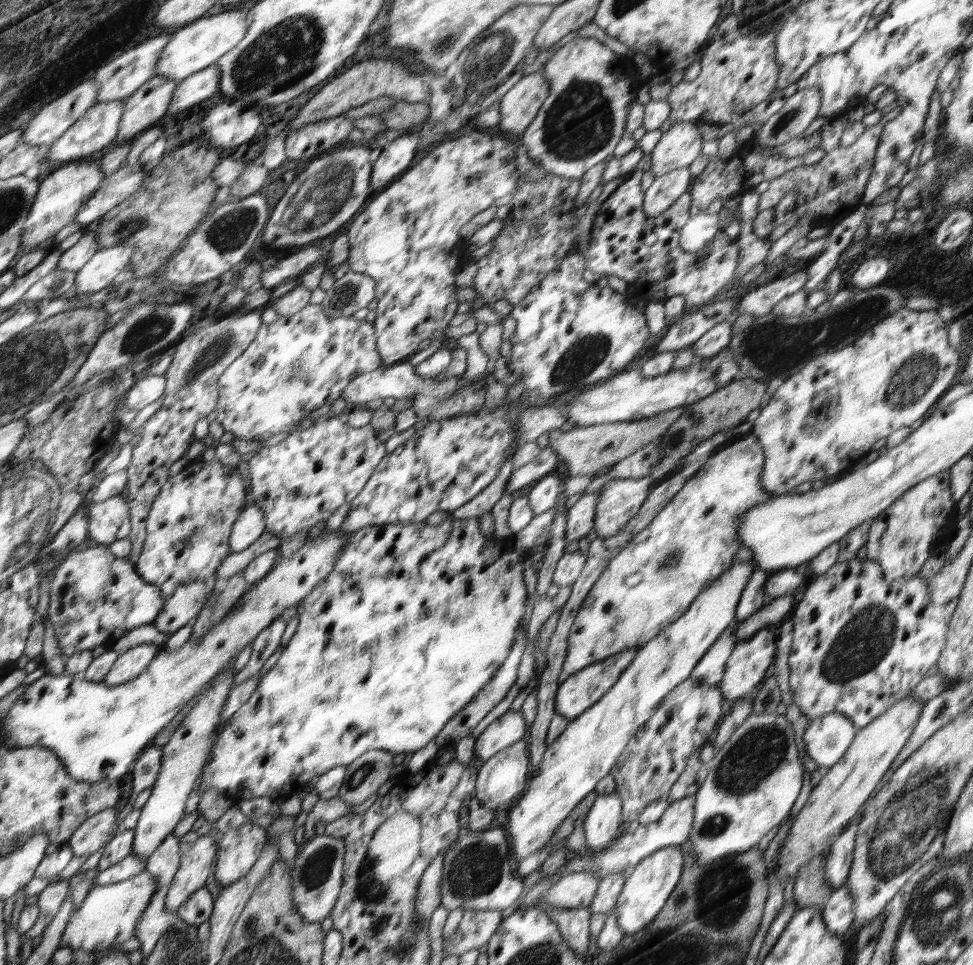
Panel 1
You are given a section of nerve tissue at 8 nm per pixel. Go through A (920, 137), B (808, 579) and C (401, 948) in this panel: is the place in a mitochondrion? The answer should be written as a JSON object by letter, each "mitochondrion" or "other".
{"A":"other","B":"other","C":"mitochondrion"}

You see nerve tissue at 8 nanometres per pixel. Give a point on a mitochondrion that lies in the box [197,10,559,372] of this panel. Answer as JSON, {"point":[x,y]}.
{"point":[282,53]}

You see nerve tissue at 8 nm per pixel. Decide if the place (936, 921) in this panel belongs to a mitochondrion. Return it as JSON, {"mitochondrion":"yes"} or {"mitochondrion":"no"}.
{"mitochondrion":"yes"}

